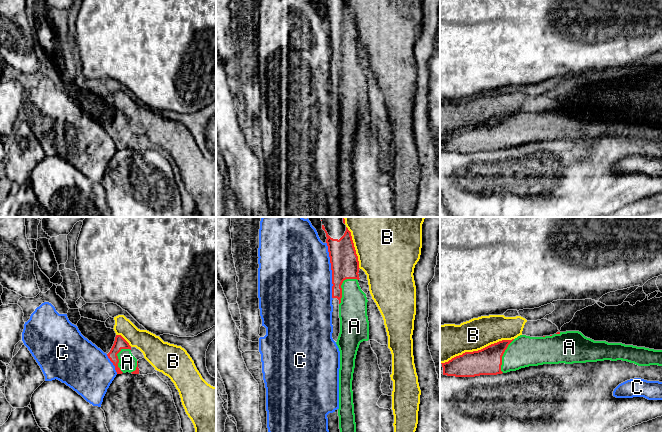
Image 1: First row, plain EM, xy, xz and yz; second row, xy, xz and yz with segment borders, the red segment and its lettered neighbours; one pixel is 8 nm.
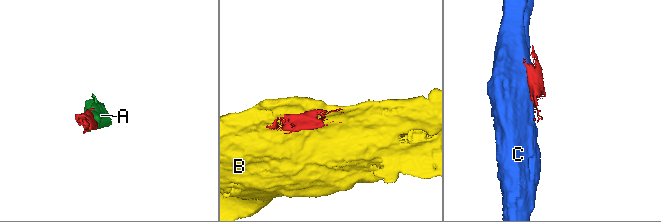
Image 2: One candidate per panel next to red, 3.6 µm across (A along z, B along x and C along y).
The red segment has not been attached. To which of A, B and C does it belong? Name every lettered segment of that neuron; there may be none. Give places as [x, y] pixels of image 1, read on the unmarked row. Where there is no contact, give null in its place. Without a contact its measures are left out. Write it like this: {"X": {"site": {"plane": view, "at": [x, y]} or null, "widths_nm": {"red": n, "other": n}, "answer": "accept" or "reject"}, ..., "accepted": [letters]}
{"A": {"site": {"plane": "xz", "at": [340, 62]}, "widths_nm": {"red": 220, "other": 220}, "answer": "accept"}, "B": {"site": {"plane": "yz", "at": [476, 127]}, "widths_nm": {"red": 220, "other": 280}, "answer": "reject"}, "C": {"site": {"plane": "xz", "at": [331, 45]}, "widths_nm": {"red": 220, "other": 500}, "answer": "reject"}, "accepted": ["A"]}

